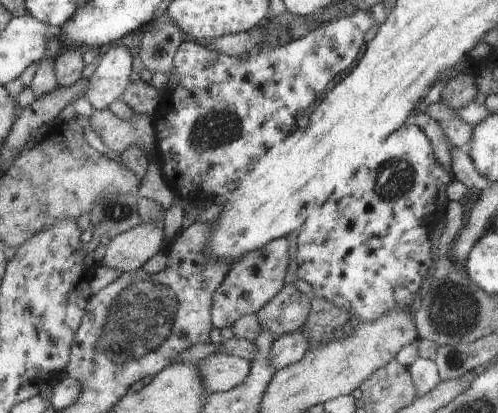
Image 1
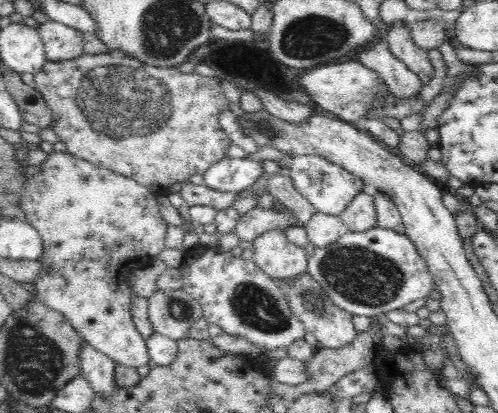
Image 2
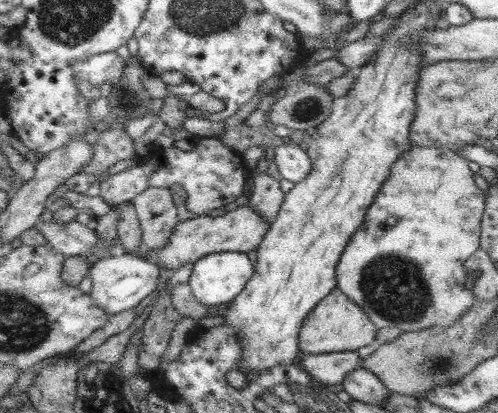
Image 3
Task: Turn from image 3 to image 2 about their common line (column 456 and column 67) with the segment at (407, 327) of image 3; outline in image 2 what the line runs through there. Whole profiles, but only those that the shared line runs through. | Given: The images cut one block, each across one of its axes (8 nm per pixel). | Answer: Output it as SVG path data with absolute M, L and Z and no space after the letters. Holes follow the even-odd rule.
M52 152L40 166L40 172L26 178L20 208L24 212L22 218L40 232L44 244L40 262L48 268L48 272L34 282L36 298L48 308L64 314L66 322L74 326L86 344L90 344L96 352L110 356L116 364L136 370L140 366L152 366L146 338L132 320L132 300L136 298L136 292L128 280L134 270L154 264L158 254L166 248L168 224L160 216L156 192L138 184L134 178L112 172L110 168L88 164L68 152Z

